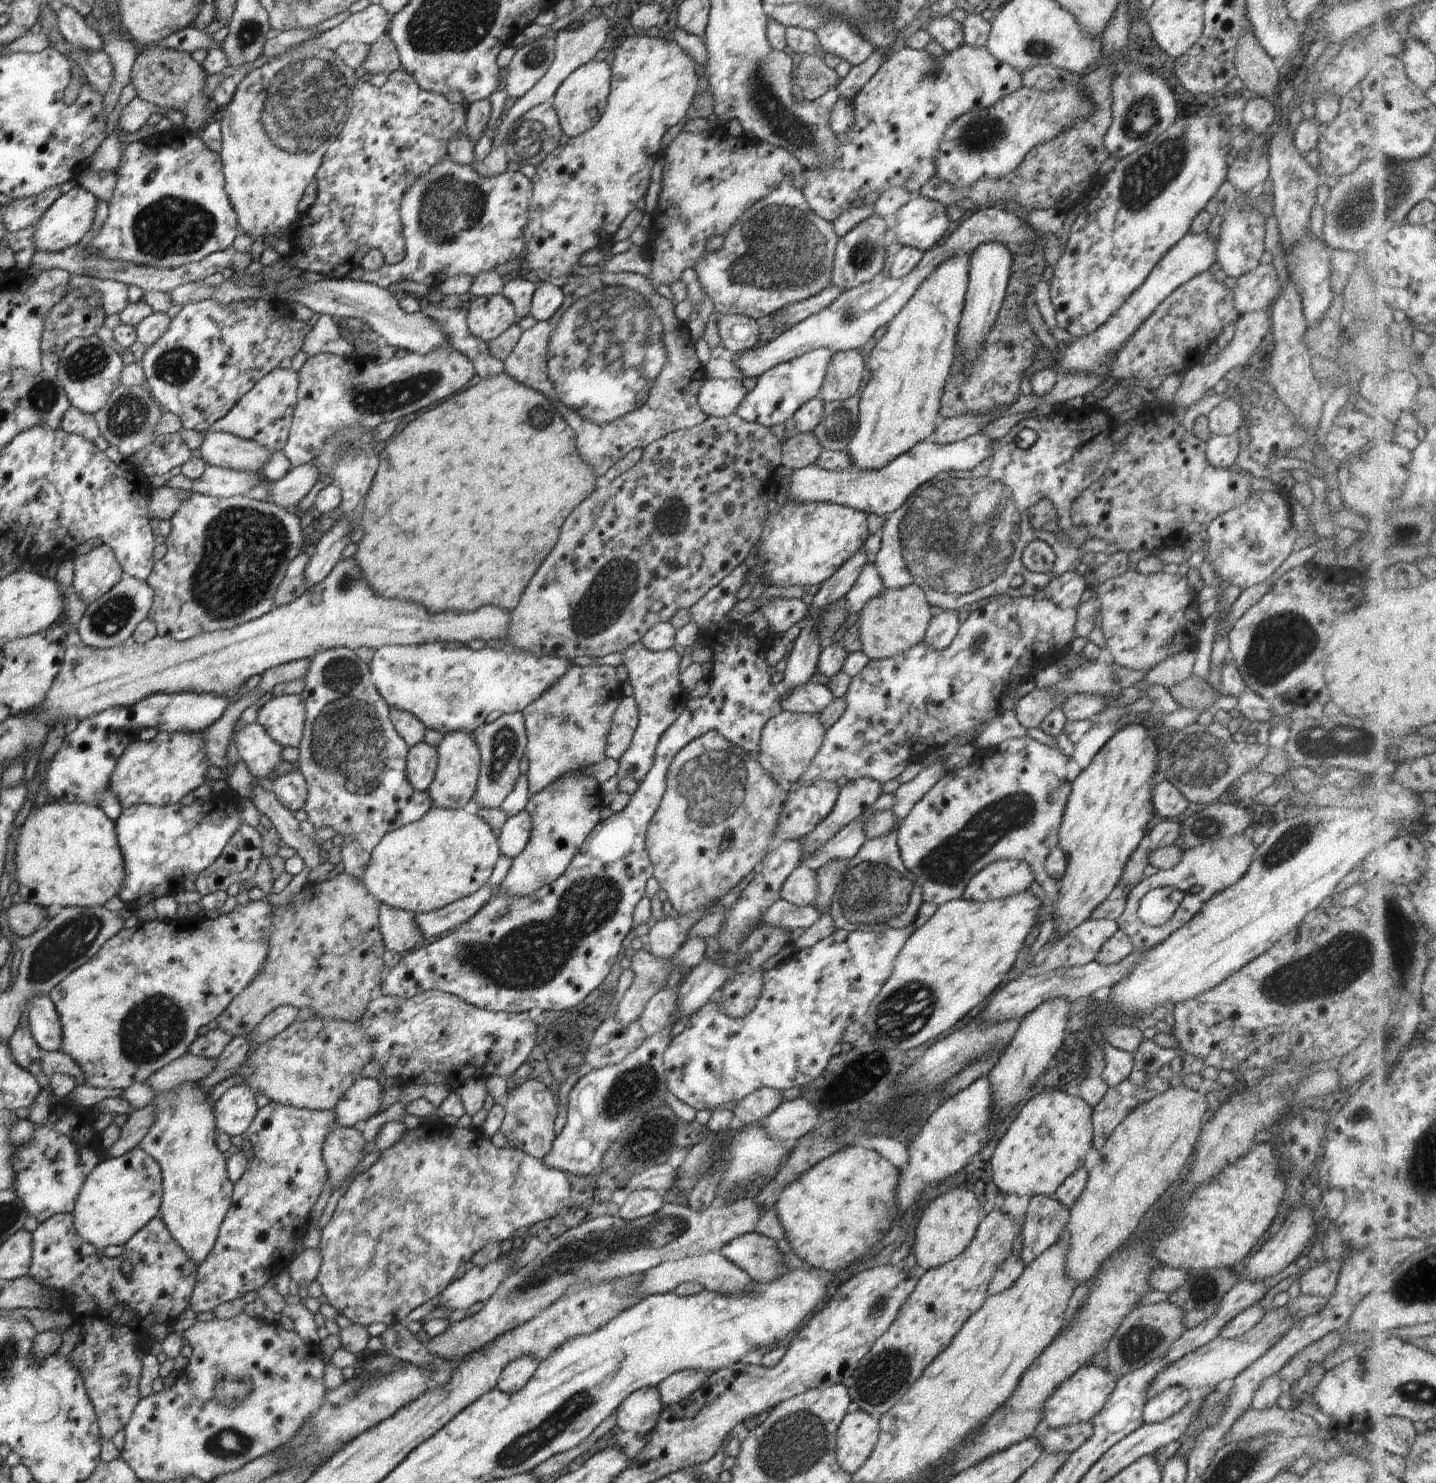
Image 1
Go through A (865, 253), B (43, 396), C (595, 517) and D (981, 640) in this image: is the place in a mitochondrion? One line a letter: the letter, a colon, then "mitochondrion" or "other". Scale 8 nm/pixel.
A: mitochondrion
B: mitochondrion
C: other
D: mitochondrion

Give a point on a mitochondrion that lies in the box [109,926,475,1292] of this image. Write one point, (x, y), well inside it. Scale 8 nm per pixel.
(156, 1025)

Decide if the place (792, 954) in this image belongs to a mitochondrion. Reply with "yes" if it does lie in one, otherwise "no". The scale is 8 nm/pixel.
no

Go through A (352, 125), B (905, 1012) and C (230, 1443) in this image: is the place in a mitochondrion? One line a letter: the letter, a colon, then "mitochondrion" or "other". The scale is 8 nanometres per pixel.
A: mitochondrion
B: mitochondrion
C: mitochondrion

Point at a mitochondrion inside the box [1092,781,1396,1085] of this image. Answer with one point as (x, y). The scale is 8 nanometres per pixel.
(1336, 966)

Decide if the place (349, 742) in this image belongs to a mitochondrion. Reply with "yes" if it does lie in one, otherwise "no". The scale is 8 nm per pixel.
yes

